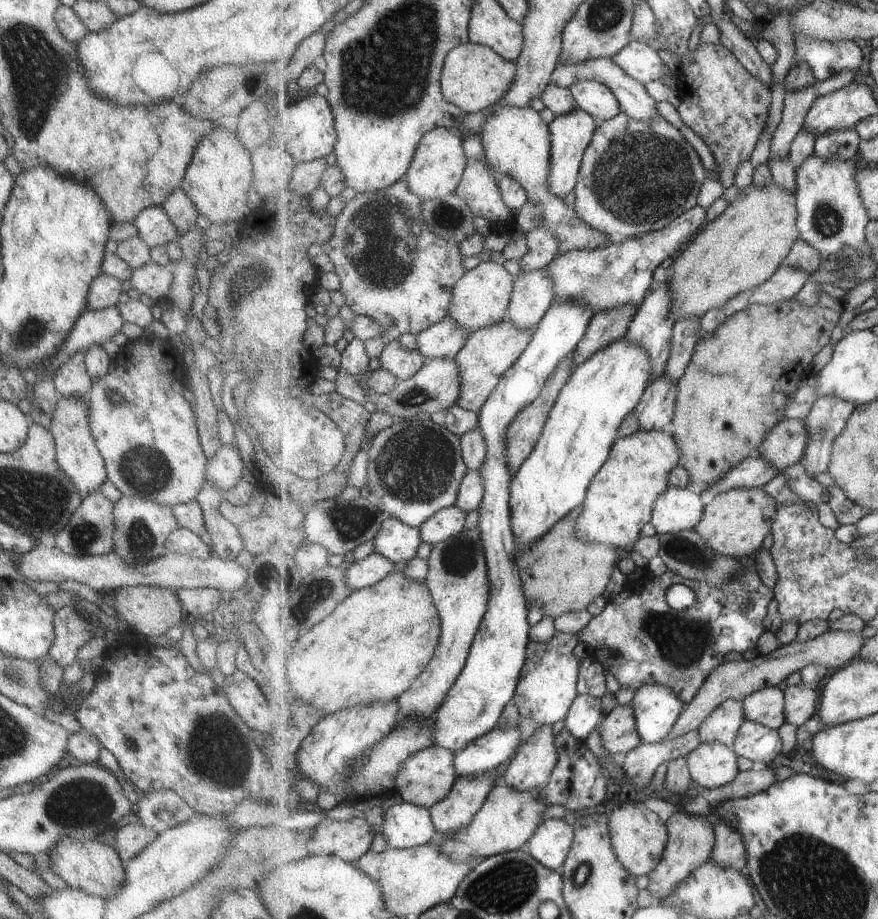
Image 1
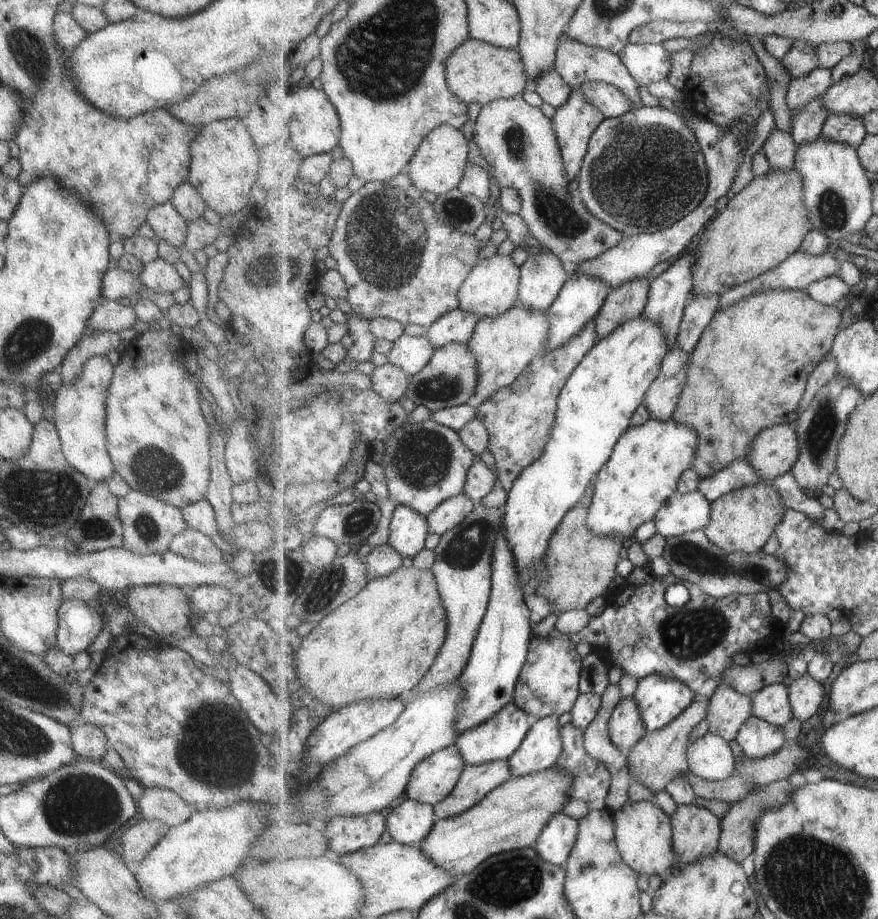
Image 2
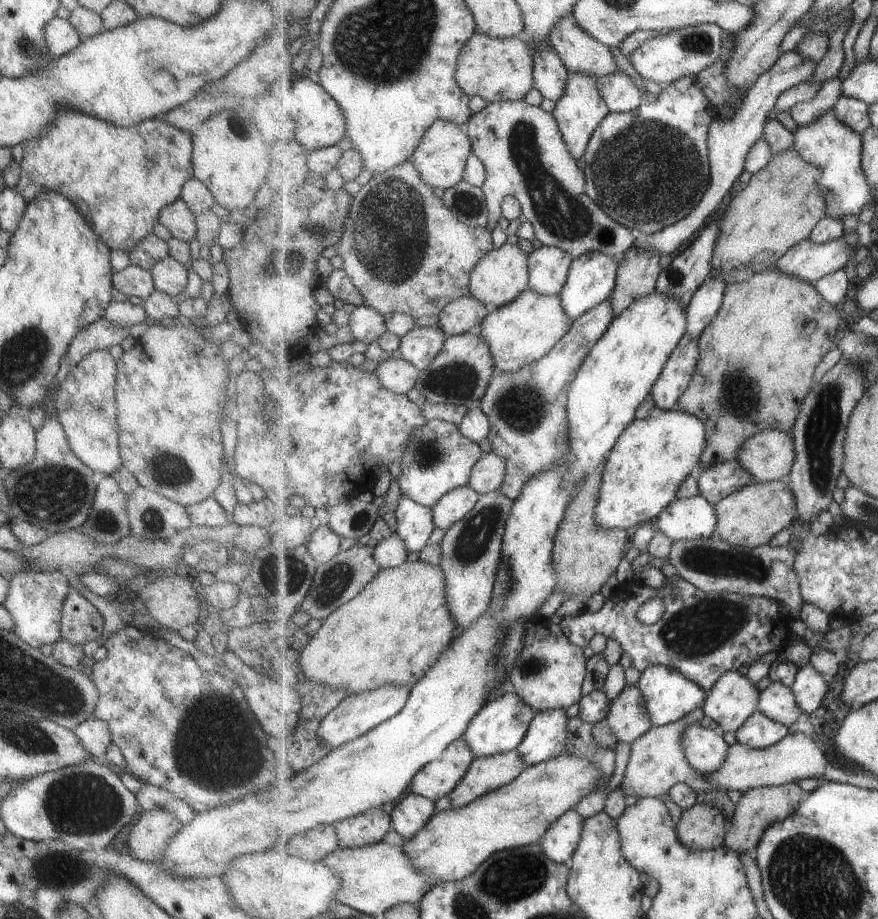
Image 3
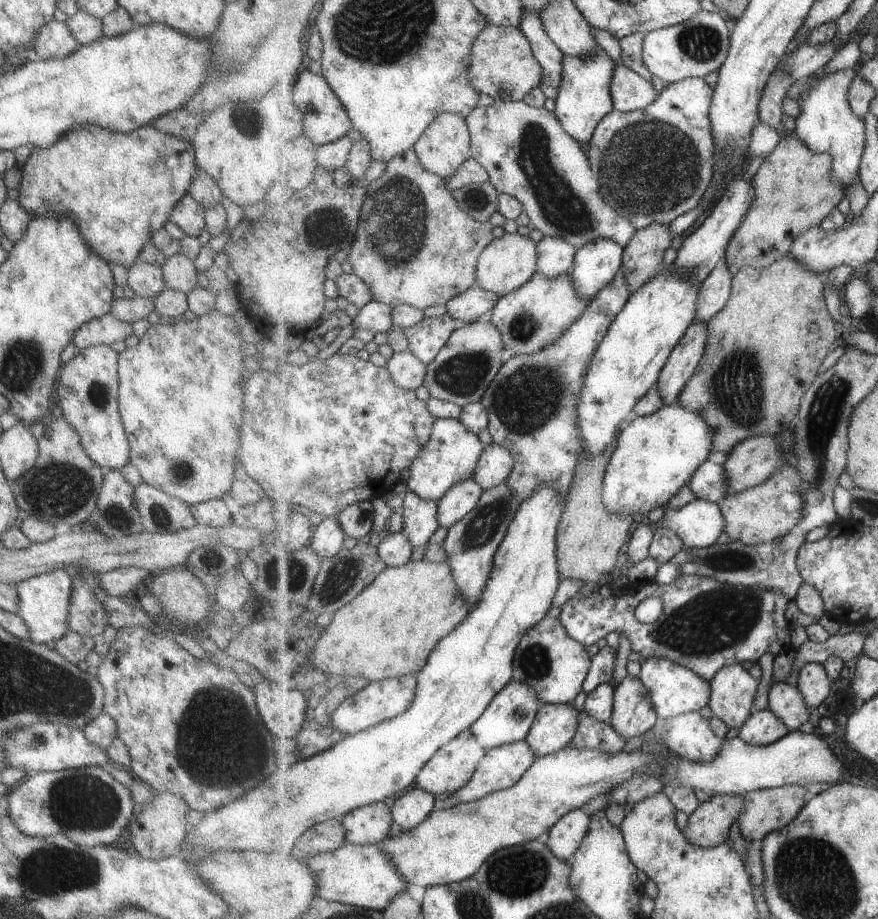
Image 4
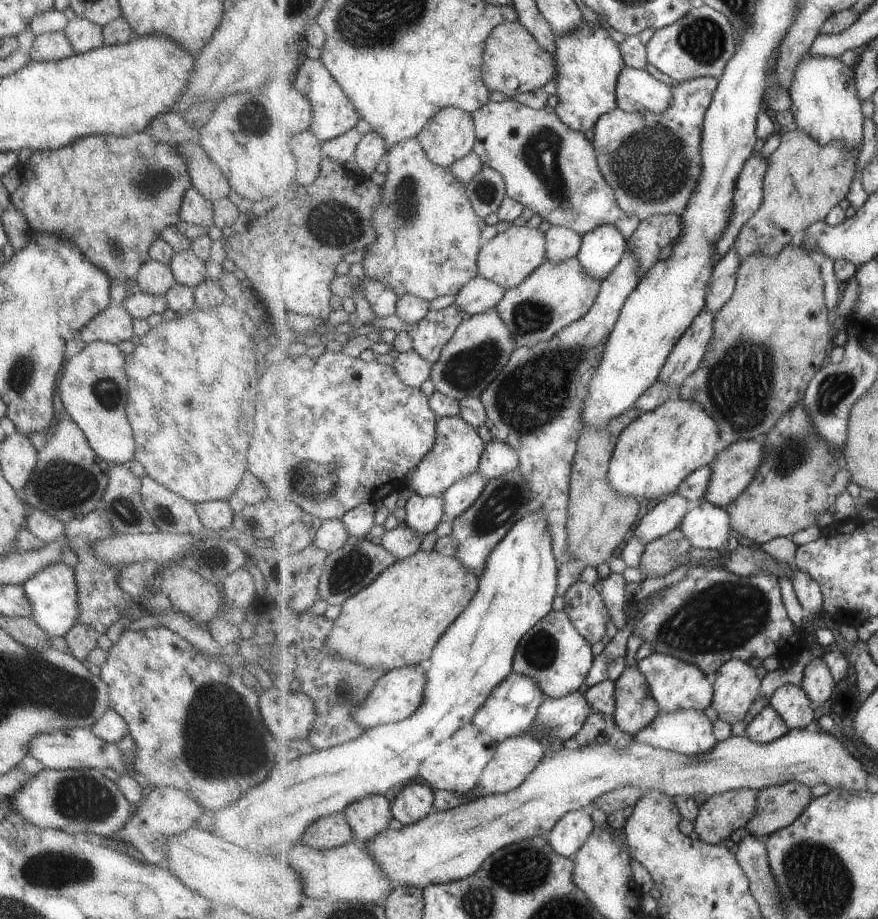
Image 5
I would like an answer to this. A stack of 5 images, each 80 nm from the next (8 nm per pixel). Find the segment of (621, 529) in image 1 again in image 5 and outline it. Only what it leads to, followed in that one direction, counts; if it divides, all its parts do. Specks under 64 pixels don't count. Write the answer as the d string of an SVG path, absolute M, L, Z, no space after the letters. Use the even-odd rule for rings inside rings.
M670 399L623 430L610 463L609 482L619 496L637 498L639 502L675 494L683 480L711 464L725 448L728 446L721 438L719 422L711 412L695 402Z

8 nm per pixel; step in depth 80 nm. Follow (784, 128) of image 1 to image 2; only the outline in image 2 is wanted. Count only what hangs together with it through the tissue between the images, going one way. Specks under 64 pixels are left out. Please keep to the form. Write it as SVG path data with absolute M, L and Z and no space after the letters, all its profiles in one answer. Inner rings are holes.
M829 67L814 68L808 75L793 79L787 88L787 102L792 112L792 125L796 114L805 105L808 105L812 100L819 95L825 94L834 80L831 78L833 70Z

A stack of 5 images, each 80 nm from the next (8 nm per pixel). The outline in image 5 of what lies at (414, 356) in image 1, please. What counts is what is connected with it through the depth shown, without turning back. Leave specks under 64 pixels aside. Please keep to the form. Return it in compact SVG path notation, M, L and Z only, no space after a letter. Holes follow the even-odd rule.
M455 303L442 309L431 310L421 322L407 324L407 334L413 338L413 348L427 362L438 362L447 342L467 319Z

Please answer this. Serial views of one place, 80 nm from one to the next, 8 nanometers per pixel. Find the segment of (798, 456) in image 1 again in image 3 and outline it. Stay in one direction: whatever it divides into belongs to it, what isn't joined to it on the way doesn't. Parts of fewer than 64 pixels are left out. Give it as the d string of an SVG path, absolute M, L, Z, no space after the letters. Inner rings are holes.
M767 429L746 440L735 461L739 461L742 469L750 475L751 483L766 483L789 478L795 457L794 438L791 433Z

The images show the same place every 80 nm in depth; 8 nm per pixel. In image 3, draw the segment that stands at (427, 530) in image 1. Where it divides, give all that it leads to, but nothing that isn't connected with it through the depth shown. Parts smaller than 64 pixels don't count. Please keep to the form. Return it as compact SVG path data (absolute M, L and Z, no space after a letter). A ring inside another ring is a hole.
M471 485L450 490L433 506L436 525L448 531L475 508L480 501L480 496Z

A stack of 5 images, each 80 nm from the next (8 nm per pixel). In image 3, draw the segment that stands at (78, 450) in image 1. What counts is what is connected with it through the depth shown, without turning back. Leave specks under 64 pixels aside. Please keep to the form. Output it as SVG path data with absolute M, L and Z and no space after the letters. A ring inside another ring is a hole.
M107 349L85 353L70 368L67 377L55 390L55 419L66 434L71 452L93 472L113 474L120 467L114 384L116 360Z

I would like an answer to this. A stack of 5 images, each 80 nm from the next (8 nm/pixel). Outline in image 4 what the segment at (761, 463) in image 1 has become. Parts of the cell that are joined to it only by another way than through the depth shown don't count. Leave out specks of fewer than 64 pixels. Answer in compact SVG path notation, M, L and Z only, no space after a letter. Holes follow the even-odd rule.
M706 460L687 486L691 487L697 499L720 502L726 496L727 483L724 466Z

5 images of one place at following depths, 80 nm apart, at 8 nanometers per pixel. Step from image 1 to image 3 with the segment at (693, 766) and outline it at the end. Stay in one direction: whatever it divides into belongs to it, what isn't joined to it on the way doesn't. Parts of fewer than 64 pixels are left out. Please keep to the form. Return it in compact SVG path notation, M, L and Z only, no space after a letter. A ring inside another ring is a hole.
M699 721L685 729L682 745L691 766L703 774L721 768L729 748L721 732L703 728Z

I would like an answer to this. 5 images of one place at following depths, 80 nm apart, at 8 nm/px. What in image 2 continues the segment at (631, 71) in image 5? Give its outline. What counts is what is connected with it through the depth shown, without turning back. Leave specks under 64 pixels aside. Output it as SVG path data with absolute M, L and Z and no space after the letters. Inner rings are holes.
M587 80L579 88L607 117L618 117L634 110L632 98L618 86L605 81Z

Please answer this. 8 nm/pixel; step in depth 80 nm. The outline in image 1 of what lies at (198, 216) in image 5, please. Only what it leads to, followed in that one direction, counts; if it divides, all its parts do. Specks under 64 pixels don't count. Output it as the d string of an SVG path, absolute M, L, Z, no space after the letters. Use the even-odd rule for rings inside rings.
M160 206L140 210L131 224L137 228L137 237L150 247L165 245L171 241L177 242L180 237L180 232L176 231L175 226Z

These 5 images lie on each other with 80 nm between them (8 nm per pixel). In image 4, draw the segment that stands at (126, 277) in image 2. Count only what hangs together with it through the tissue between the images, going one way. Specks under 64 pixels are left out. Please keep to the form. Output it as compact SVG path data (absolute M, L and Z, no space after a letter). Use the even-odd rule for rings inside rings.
M135 261L127 268L125 284L140 297L154 297L166 286L160 266Z

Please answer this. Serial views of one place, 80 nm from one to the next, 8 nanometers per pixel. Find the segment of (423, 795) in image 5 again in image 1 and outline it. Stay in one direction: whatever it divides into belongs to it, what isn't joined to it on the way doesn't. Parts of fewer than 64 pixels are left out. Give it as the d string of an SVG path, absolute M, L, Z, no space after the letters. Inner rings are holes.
M397 800L387 805L382 832L388 846L410 849L429 844L437 834L429 803Z

